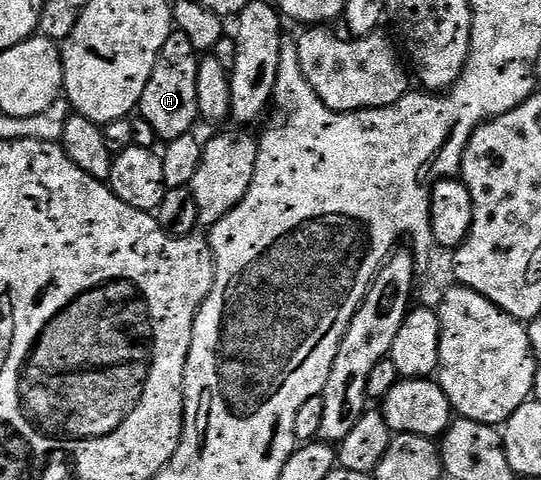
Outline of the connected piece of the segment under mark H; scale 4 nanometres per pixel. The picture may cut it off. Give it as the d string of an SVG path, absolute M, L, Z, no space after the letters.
M173 31L158 59L154 63L154 71L150 75L150 83L146 83L146 91L142 91L142 99L138 106L138 117L150 123L161 142L167 143L178 139L178 135L193 132L200 121L198 111L198 67L201 58L190 44L186 35Z

